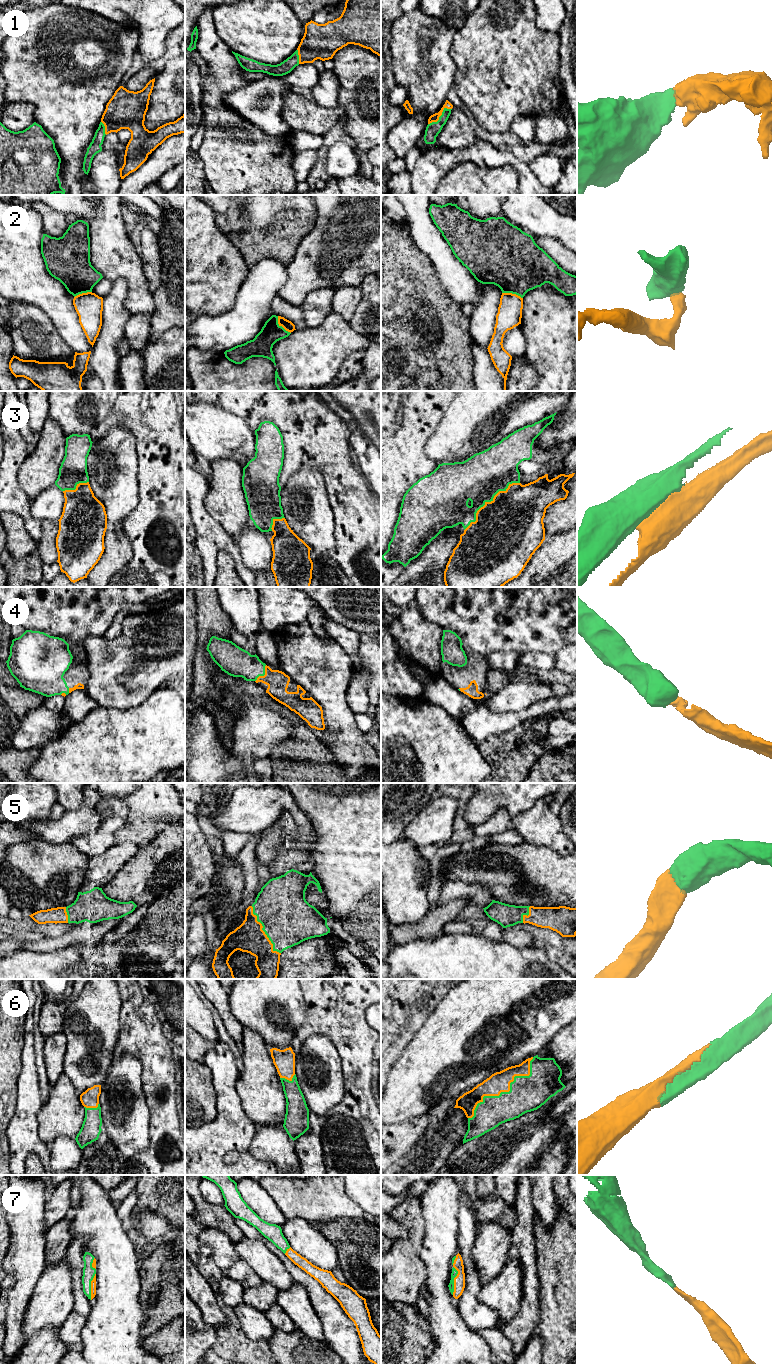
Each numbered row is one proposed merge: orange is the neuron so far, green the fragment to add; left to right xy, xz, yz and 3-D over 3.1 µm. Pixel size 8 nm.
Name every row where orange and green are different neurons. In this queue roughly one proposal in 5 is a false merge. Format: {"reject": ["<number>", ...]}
{"reject": ["2", "3"]}

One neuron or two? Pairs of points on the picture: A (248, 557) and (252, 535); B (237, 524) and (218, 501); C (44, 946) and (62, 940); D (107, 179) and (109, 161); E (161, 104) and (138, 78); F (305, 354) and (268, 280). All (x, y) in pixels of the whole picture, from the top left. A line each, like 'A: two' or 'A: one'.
A: one
B: one
C: one
D: one
E: two
F: two

